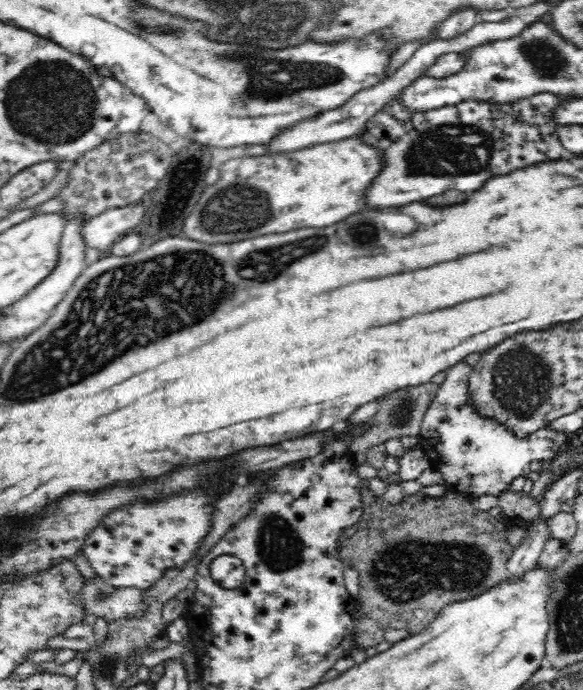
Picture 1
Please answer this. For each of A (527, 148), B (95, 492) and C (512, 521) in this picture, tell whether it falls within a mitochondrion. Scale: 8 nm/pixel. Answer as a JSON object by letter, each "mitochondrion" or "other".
{"A":"other","B":"other","C":"other"}

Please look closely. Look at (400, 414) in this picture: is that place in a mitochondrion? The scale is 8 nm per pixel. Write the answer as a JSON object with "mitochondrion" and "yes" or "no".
{"mitochondrion":"yes"}

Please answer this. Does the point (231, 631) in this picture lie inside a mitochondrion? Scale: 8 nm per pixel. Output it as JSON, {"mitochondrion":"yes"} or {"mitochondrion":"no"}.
{"mitochondrion":"no"}

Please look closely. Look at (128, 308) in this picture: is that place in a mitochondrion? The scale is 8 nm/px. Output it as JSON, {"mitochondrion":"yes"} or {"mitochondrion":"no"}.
{"mitochondrion":"yes"}

